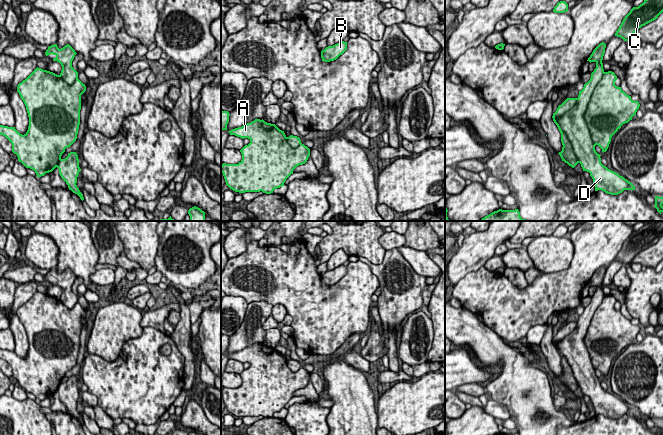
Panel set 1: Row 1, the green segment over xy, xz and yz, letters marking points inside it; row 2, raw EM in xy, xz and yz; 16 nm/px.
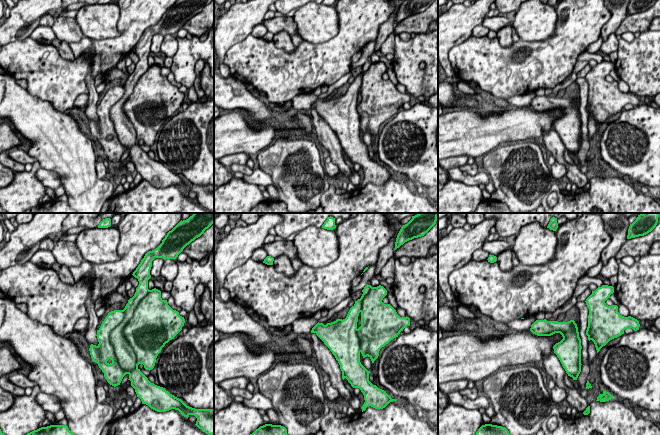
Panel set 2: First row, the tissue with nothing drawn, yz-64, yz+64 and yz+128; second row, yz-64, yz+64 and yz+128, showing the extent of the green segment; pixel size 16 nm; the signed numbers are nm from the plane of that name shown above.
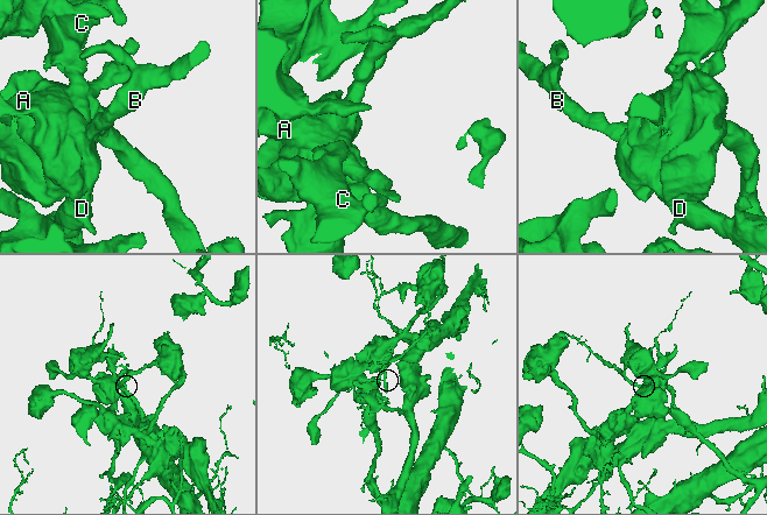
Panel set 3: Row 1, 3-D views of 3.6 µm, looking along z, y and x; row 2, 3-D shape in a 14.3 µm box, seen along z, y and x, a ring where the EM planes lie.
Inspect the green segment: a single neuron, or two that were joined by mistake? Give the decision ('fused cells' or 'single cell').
fused cells

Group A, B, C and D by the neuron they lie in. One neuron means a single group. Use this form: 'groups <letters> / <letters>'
groups A / B C D

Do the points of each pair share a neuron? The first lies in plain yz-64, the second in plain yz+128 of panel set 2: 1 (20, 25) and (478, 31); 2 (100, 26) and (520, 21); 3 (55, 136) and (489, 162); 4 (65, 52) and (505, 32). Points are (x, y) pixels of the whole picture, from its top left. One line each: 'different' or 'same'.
1: different
2: same
3: same
4: same

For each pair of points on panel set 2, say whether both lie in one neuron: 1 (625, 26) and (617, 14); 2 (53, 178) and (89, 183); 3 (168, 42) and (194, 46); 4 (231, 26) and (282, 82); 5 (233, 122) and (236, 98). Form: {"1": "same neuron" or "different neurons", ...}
{"1": "different neurons", "2": "different neurons", "3": "different neurons", "4": "different neurons", "5": "different neurons"}

